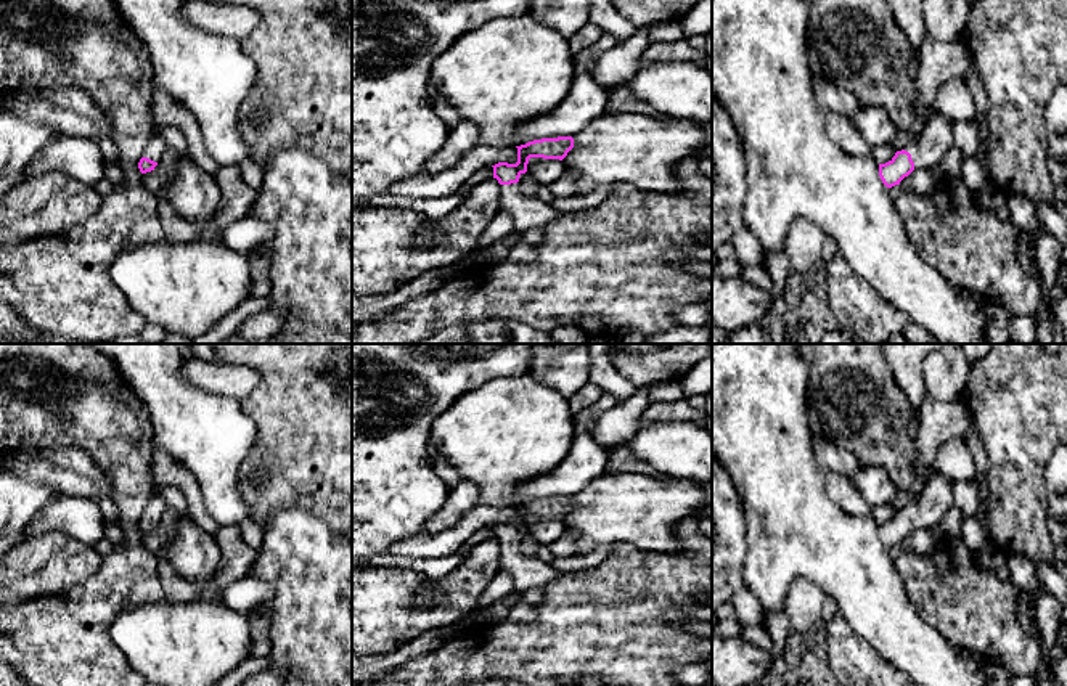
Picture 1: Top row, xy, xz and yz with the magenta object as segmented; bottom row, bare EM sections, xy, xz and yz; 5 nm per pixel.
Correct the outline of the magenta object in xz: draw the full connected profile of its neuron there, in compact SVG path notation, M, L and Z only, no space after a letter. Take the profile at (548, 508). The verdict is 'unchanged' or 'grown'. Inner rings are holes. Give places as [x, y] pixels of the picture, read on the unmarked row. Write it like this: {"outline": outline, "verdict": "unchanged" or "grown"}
{"outline": "M542 498L516 508L516 524L498 522L492 525L493 538L501 545L500 570L511 575L517 591L542 588L564 574L558 572L550 562L543 562L538 556L529 557L521 554L519 545L527 532L530 517L562 521L574 508L574 498Z", "verdict": "grown"}

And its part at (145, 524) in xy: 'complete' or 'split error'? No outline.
split error

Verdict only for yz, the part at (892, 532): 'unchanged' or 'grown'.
grown

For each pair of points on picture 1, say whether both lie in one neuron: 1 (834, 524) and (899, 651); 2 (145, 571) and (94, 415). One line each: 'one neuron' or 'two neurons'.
1: one neuron
2: one neuron

